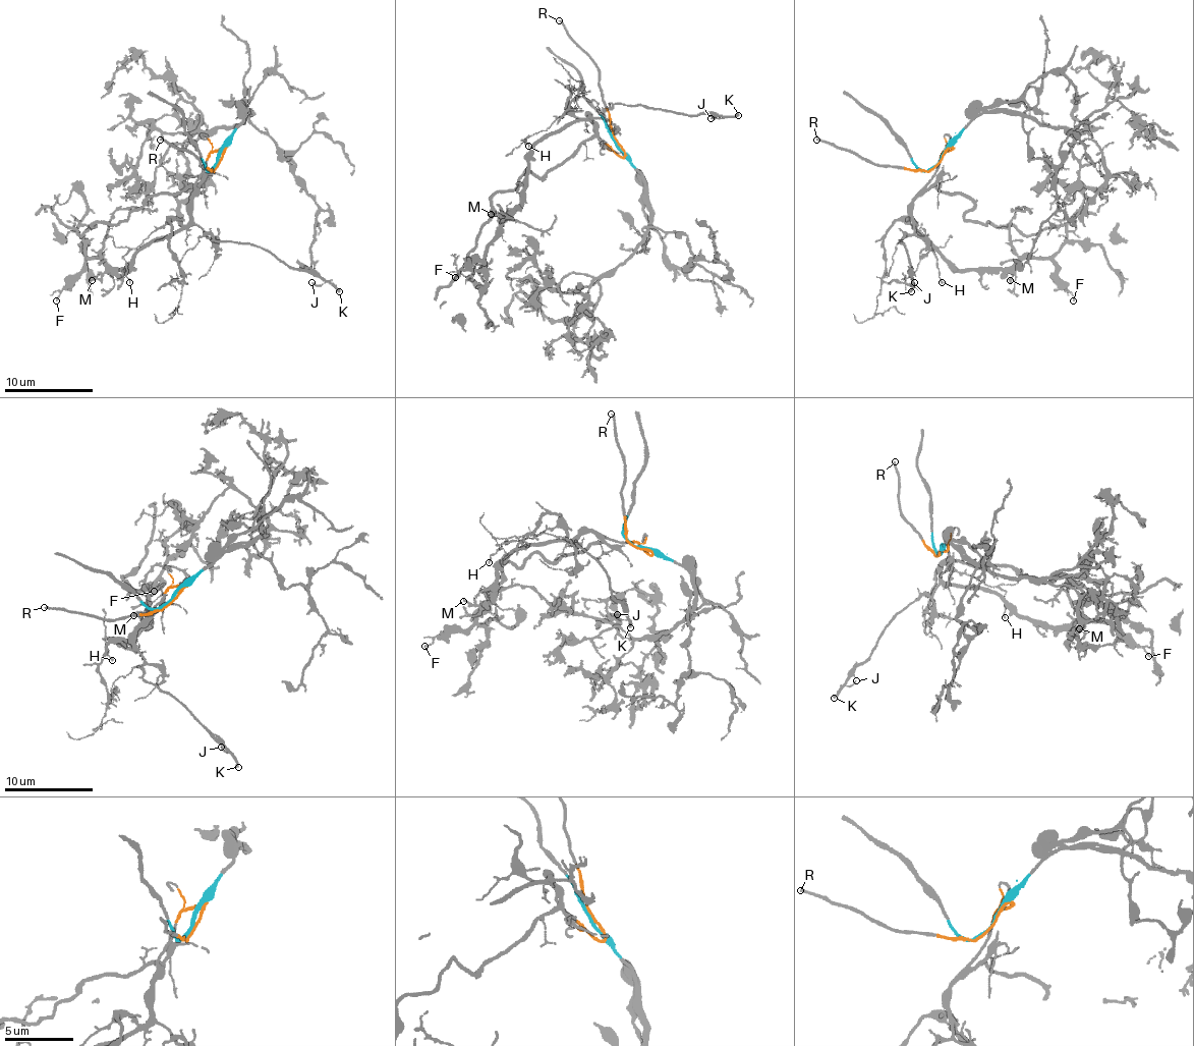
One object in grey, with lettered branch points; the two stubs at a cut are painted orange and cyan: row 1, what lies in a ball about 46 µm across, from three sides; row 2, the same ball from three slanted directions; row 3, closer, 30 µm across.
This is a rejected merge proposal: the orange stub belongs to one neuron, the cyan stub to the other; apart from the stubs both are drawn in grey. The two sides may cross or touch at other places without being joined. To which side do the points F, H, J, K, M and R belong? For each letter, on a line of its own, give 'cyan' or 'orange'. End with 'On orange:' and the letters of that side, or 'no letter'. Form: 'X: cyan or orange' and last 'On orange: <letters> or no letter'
F: orange
H: orange
J: orange
K: orange
M: orange
R: orange
On orange: F, H, J, K, M, R

